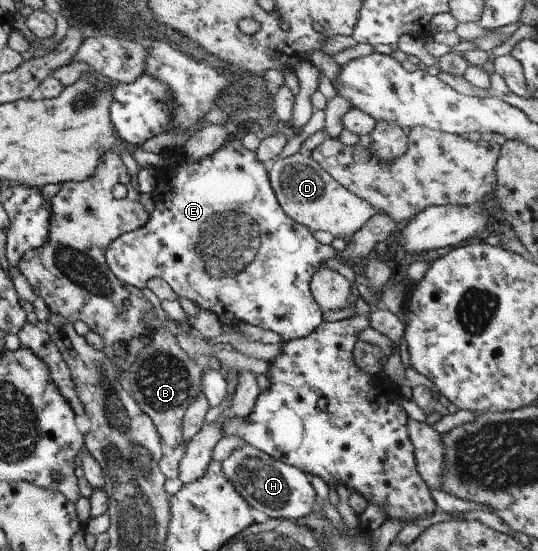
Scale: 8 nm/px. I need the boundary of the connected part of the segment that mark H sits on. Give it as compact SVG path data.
M246 444L234 449L220 462L220 467L236 493L250 507L262 511L269 518L298 520L313 511L315 491L308 476L297 467L272 459L251 445Z

